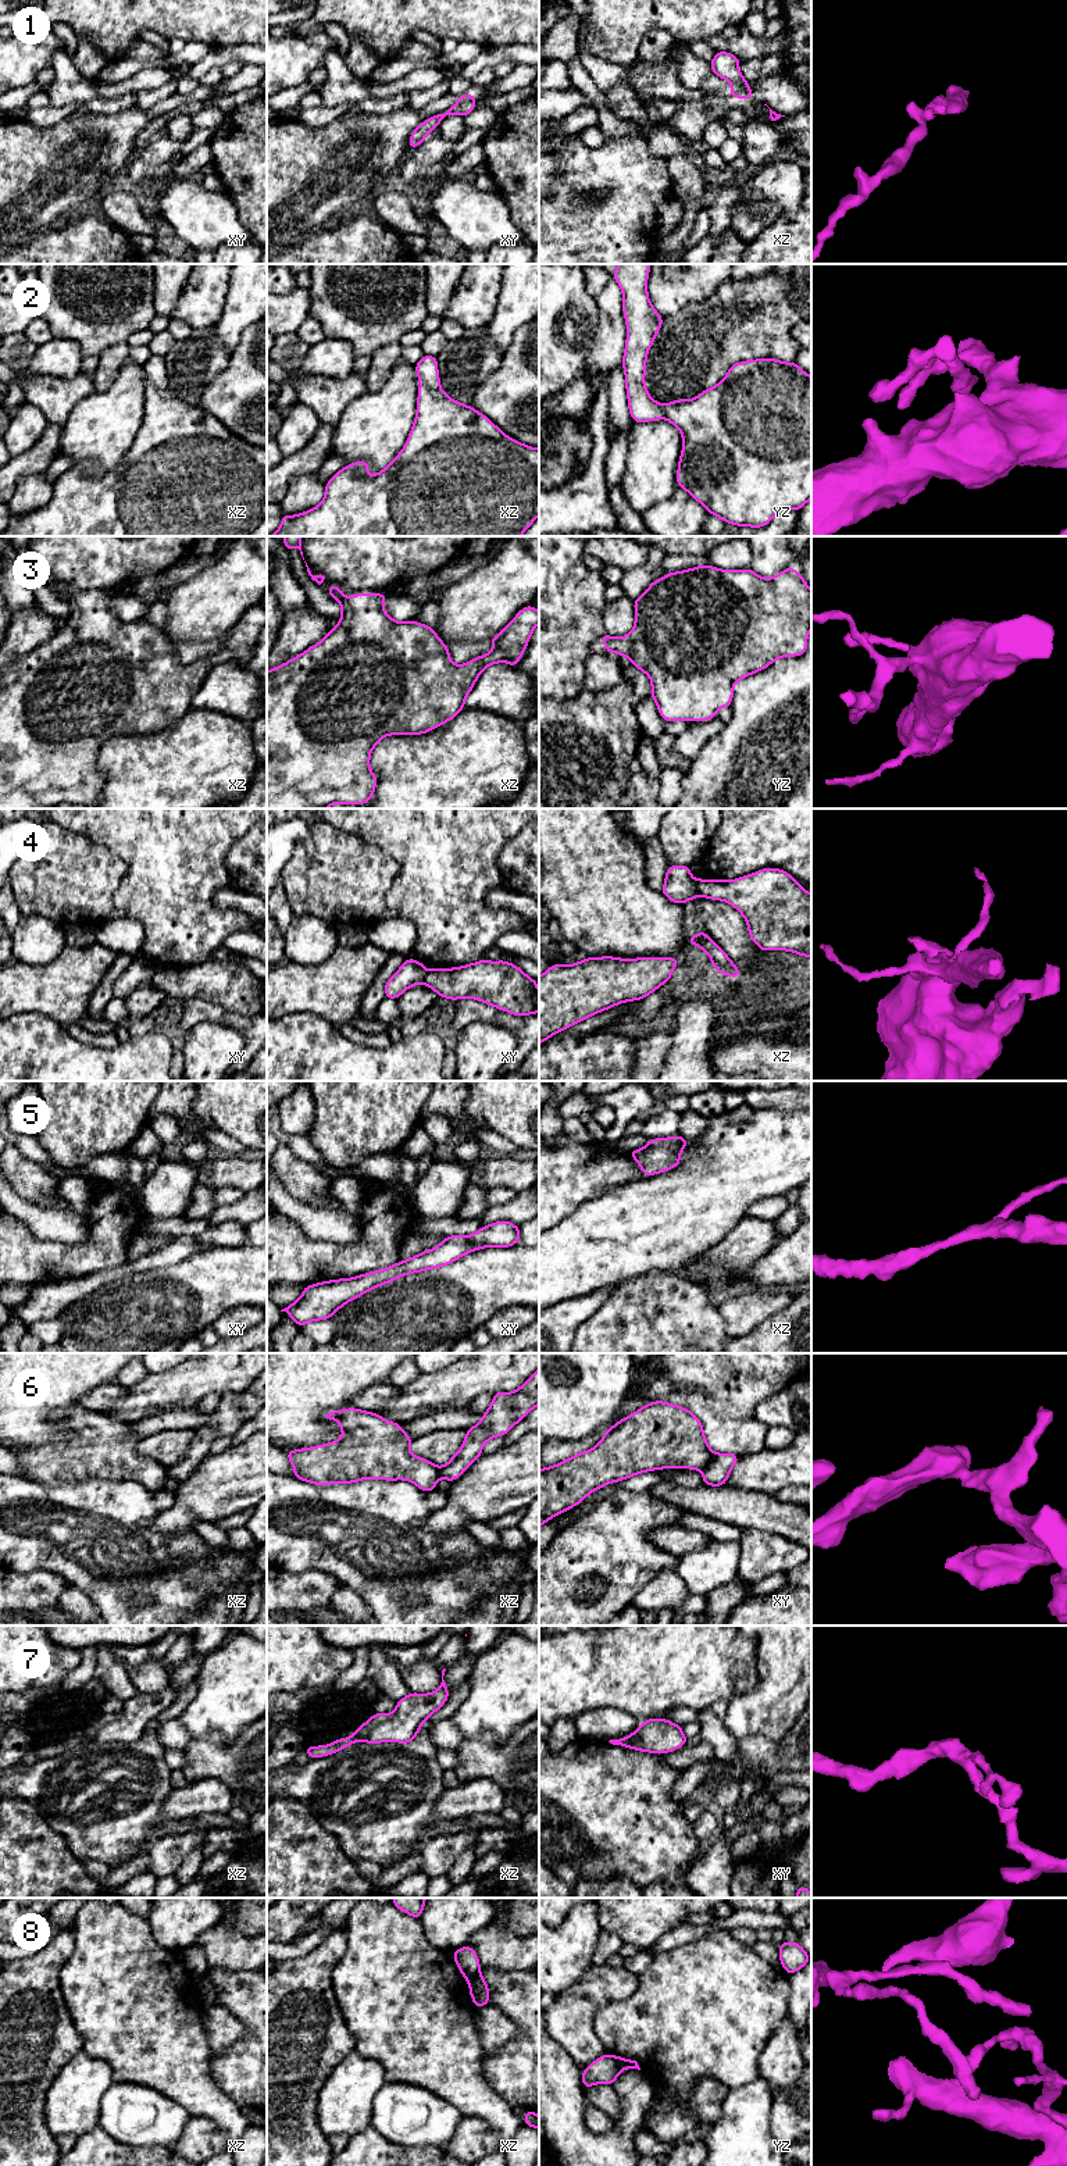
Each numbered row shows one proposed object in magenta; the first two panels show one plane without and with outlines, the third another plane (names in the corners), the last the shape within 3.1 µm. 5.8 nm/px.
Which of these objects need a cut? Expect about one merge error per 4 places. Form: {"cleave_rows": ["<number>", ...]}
{"cleave_rows": ["1", "4", "8"]}

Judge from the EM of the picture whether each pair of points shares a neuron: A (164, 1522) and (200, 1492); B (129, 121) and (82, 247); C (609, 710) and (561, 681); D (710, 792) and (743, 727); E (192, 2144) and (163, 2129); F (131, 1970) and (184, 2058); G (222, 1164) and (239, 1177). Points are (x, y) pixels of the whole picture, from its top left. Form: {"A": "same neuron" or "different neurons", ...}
{"A": "same neuron", "B": "different neurons", "C": "different neurons", "D": "same neuron", "E": "different neurons", "F": "same neuron", "G": "same neuron"}

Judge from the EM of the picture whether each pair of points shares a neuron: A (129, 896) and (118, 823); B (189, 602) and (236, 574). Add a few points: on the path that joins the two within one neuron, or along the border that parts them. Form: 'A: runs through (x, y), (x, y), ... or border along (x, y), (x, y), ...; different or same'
A: runs through (135, 878), (135, 841); same
B: runs through (200, 602), (209, 602), (225, 585); same

